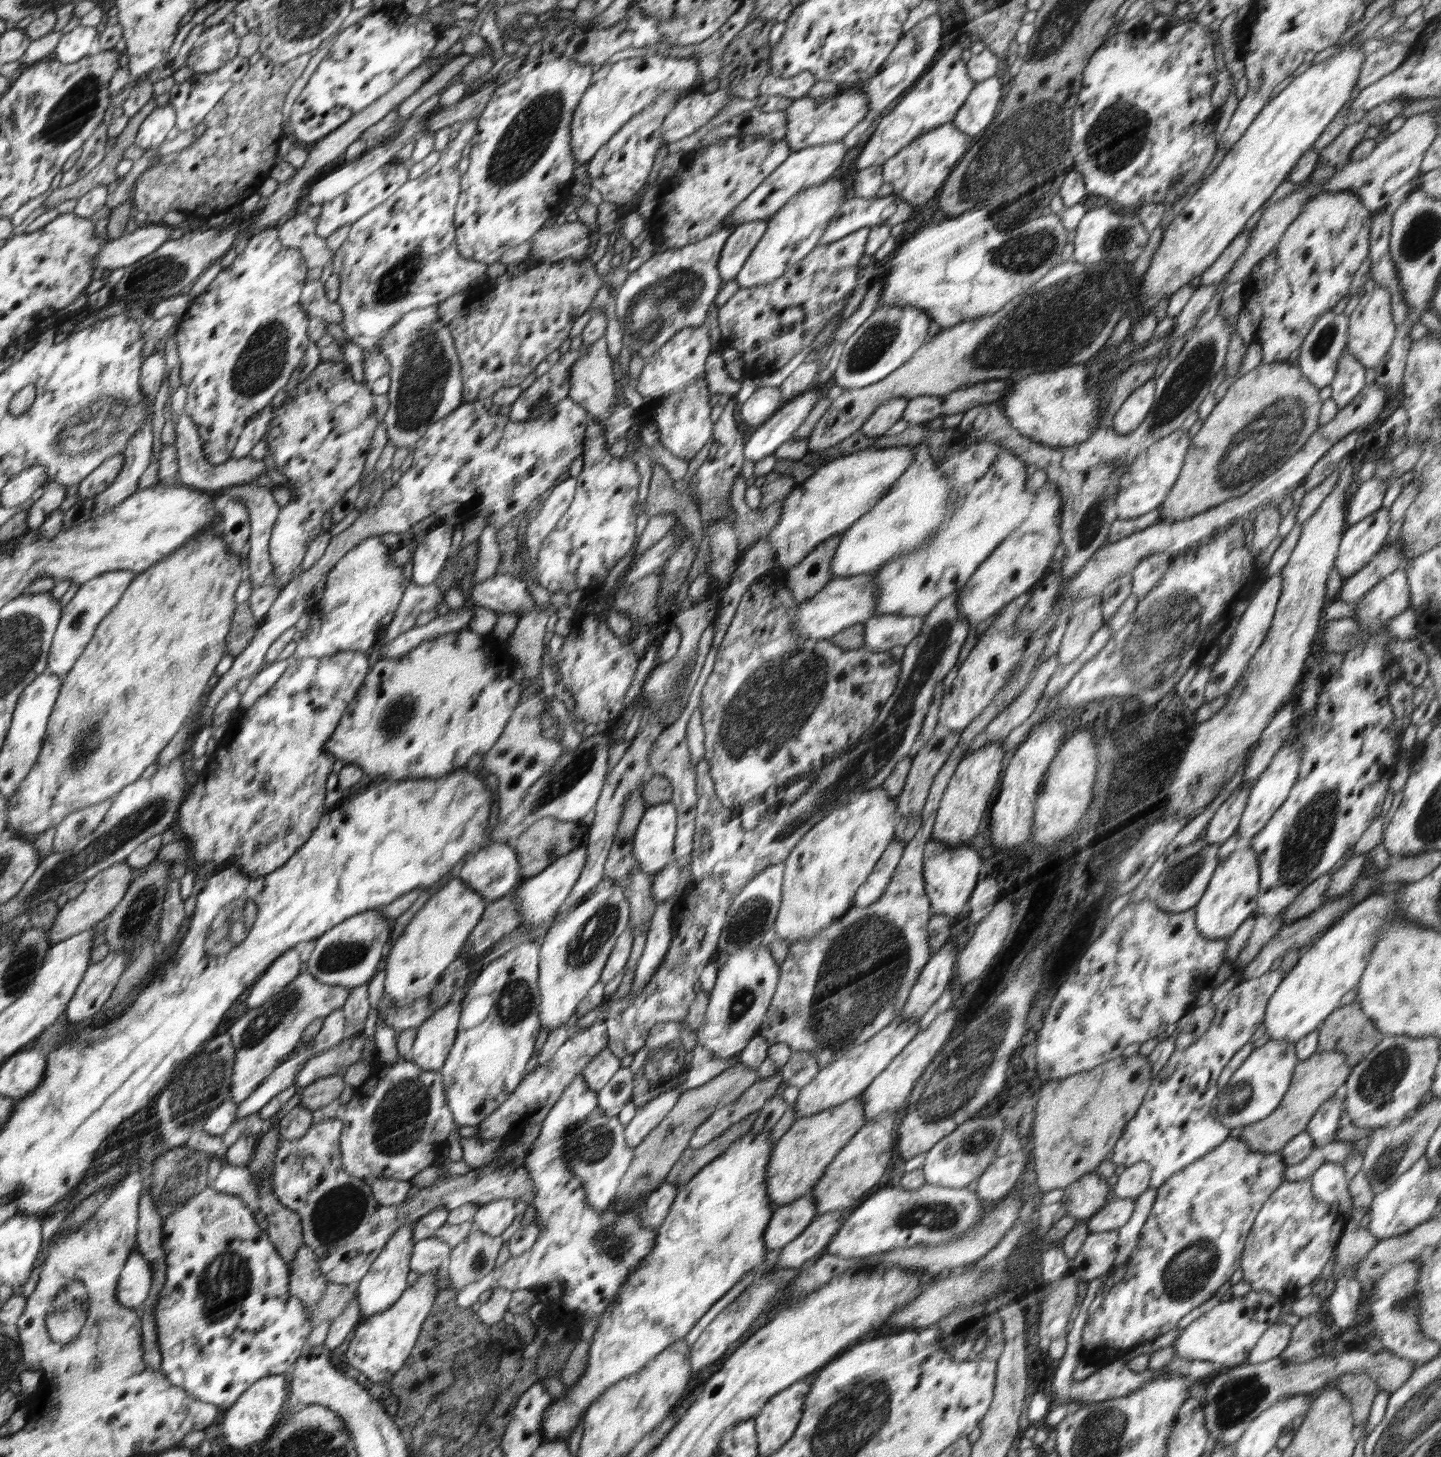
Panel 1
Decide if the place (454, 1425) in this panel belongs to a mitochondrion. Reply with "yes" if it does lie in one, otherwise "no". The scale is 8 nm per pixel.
yes

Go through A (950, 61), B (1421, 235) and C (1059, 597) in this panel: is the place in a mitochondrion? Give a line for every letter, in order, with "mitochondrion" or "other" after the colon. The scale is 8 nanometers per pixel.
A: other
B: mitochondrion
C: other

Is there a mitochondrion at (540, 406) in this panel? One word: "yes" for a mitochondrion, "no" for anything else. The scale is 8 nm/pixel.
yes

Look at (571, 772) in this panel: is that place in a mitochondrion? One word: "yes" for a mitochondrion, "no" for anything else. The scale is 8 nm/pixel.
yes

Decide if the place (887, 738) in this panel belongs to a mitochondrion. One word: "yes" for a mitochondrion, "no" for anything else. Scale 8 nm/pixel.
yes

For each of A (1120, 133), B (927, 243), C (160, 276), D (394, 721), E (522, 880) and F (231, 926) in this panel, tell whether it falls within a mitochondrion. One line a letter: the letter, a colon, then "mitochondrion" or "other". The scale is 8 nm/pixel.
A: mitochondrion
B: other
C: mitochondrion
D: mitochondrion
E: other
F: mitochondrion

